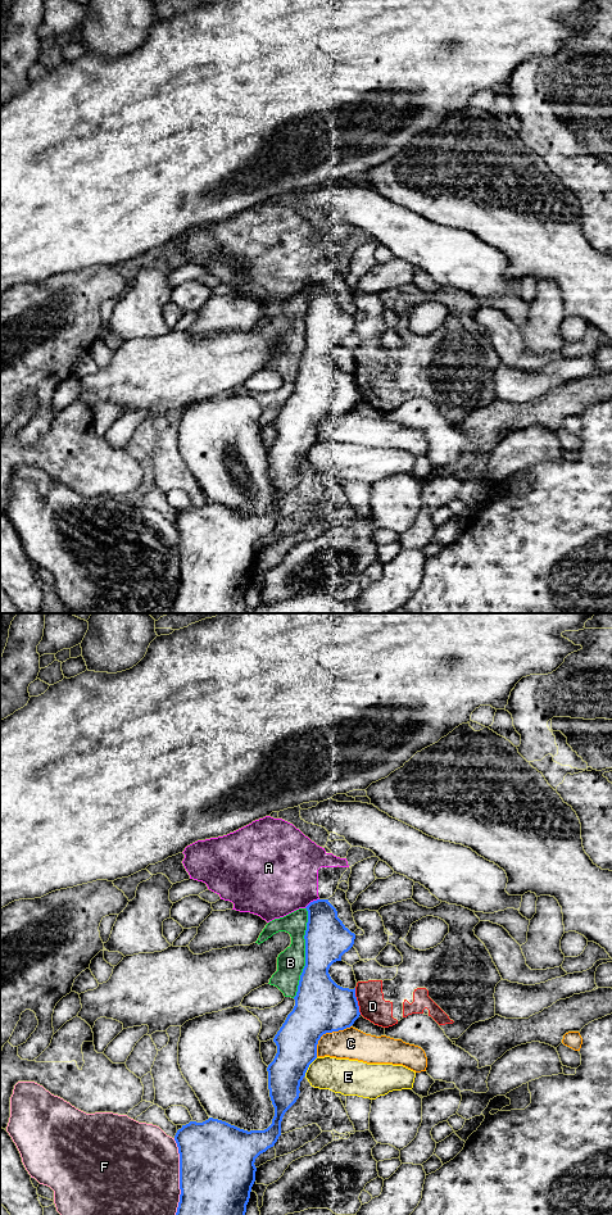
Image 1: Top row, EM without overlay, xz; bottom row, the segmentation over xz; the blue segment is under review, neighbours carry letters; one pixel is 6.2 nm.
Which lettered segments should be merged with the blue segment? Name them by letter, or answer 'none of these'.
none of these

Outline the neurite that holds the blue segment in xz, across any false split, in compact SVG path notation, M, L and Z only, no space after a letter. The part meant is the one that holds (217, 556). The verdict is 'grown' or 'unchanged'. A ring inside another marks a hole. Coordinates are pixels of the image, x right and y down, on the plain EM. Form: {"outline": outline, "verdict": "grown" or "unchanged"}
{"outline": "M317 284L307 291L305 350L300 359L293 395L273 422L277 438L268 449L268 473L275 500L264 514L244 514L226 506L209 502L203 507L190 506L174 520L180 538L180 586L172 613L246 613L245 597L255 566L255 543L273 531L281 520L285 497L299 482L300 466L317 443L317 429L326 417L350 412L359 402L355 372L343 372L330 361L328 353L341 345L355 323L328 284Z", "verdict": "unchanged"}

